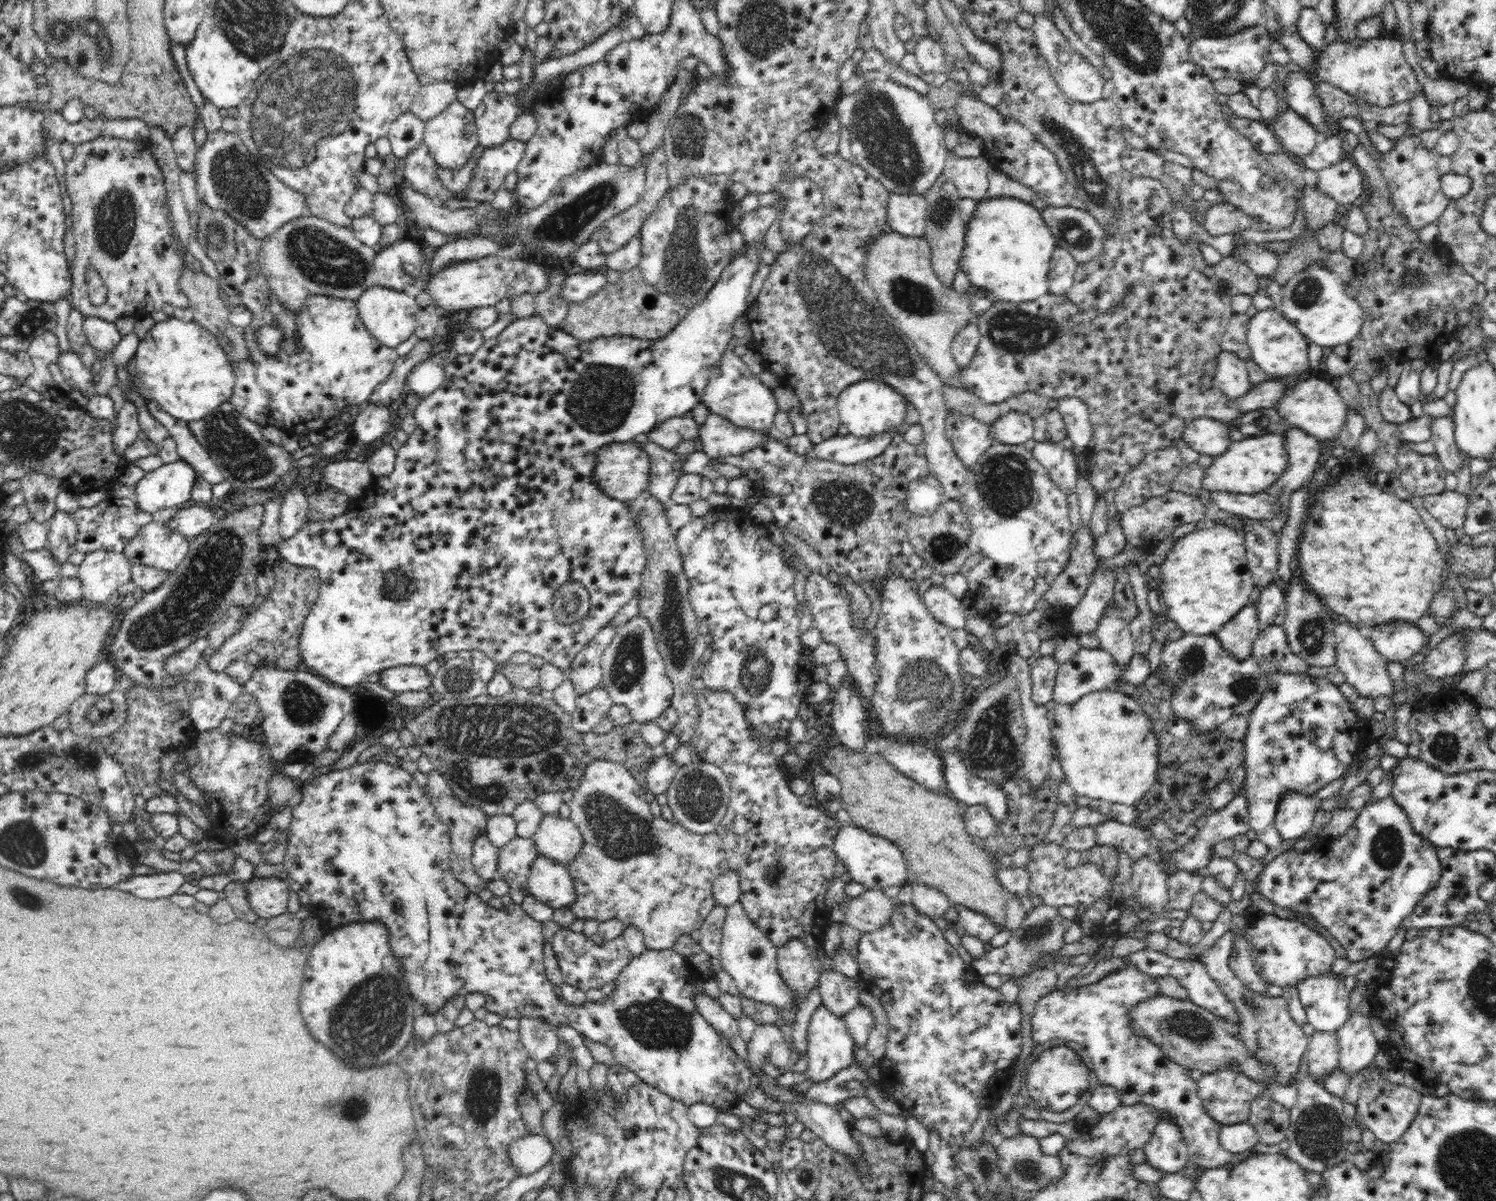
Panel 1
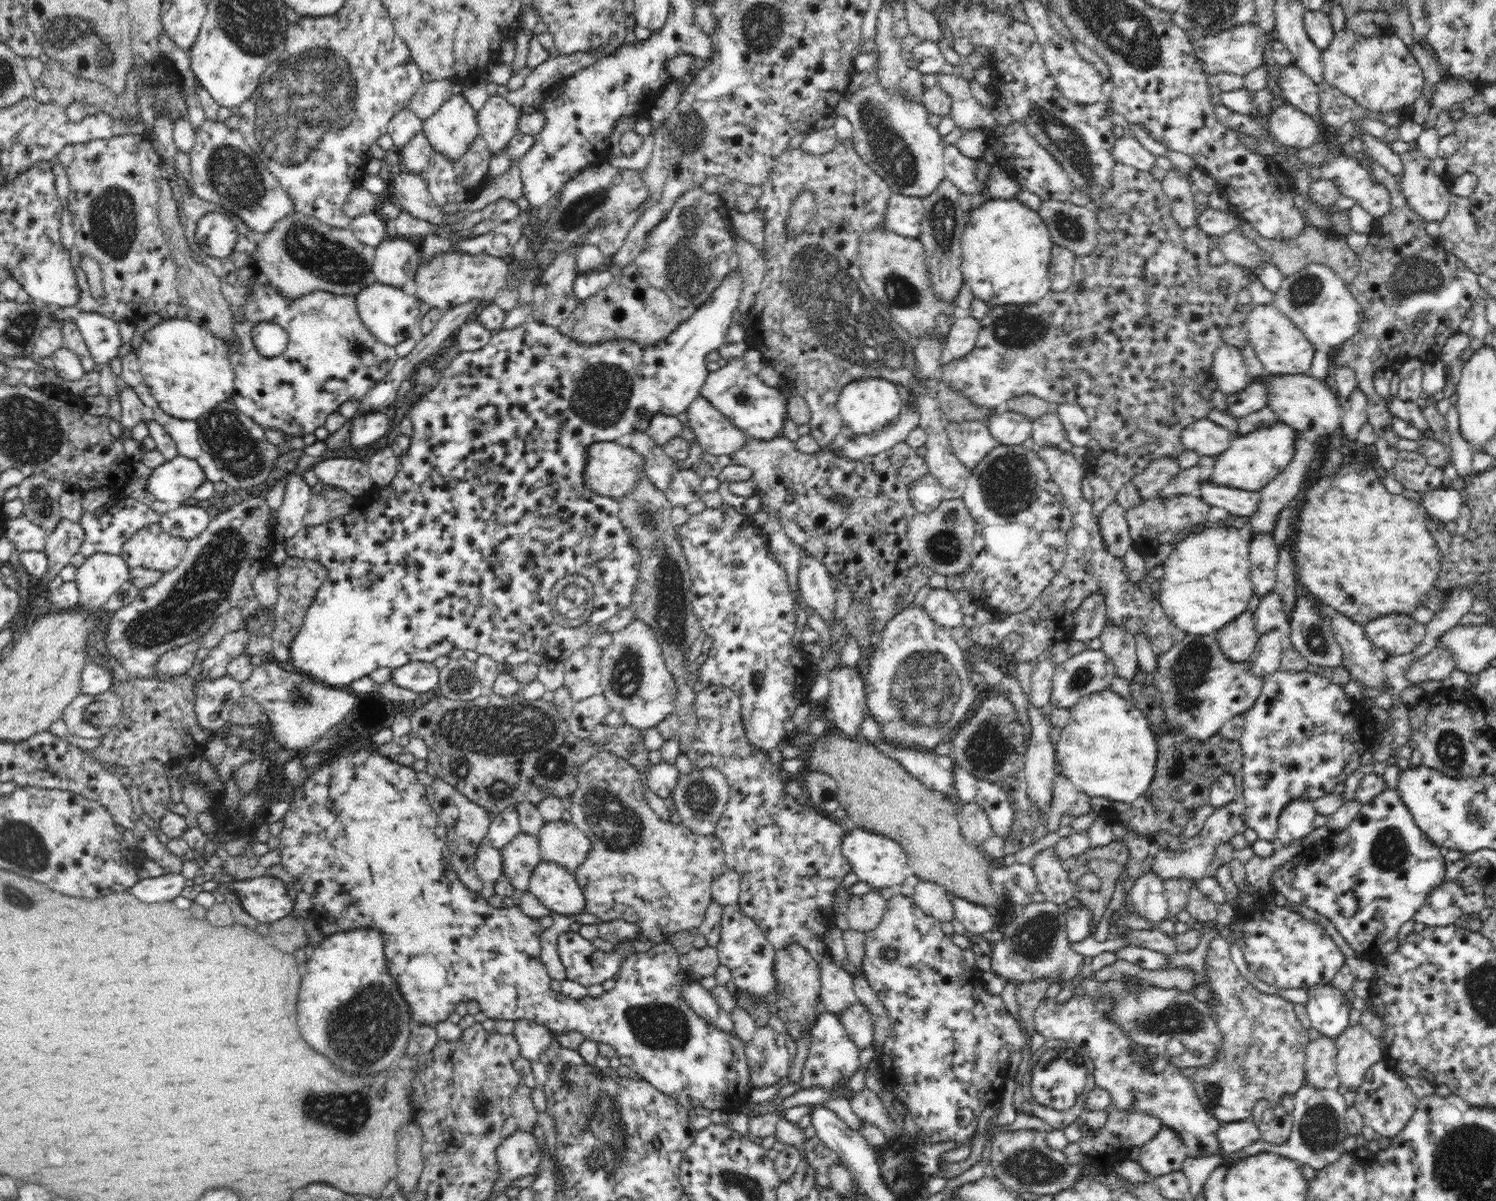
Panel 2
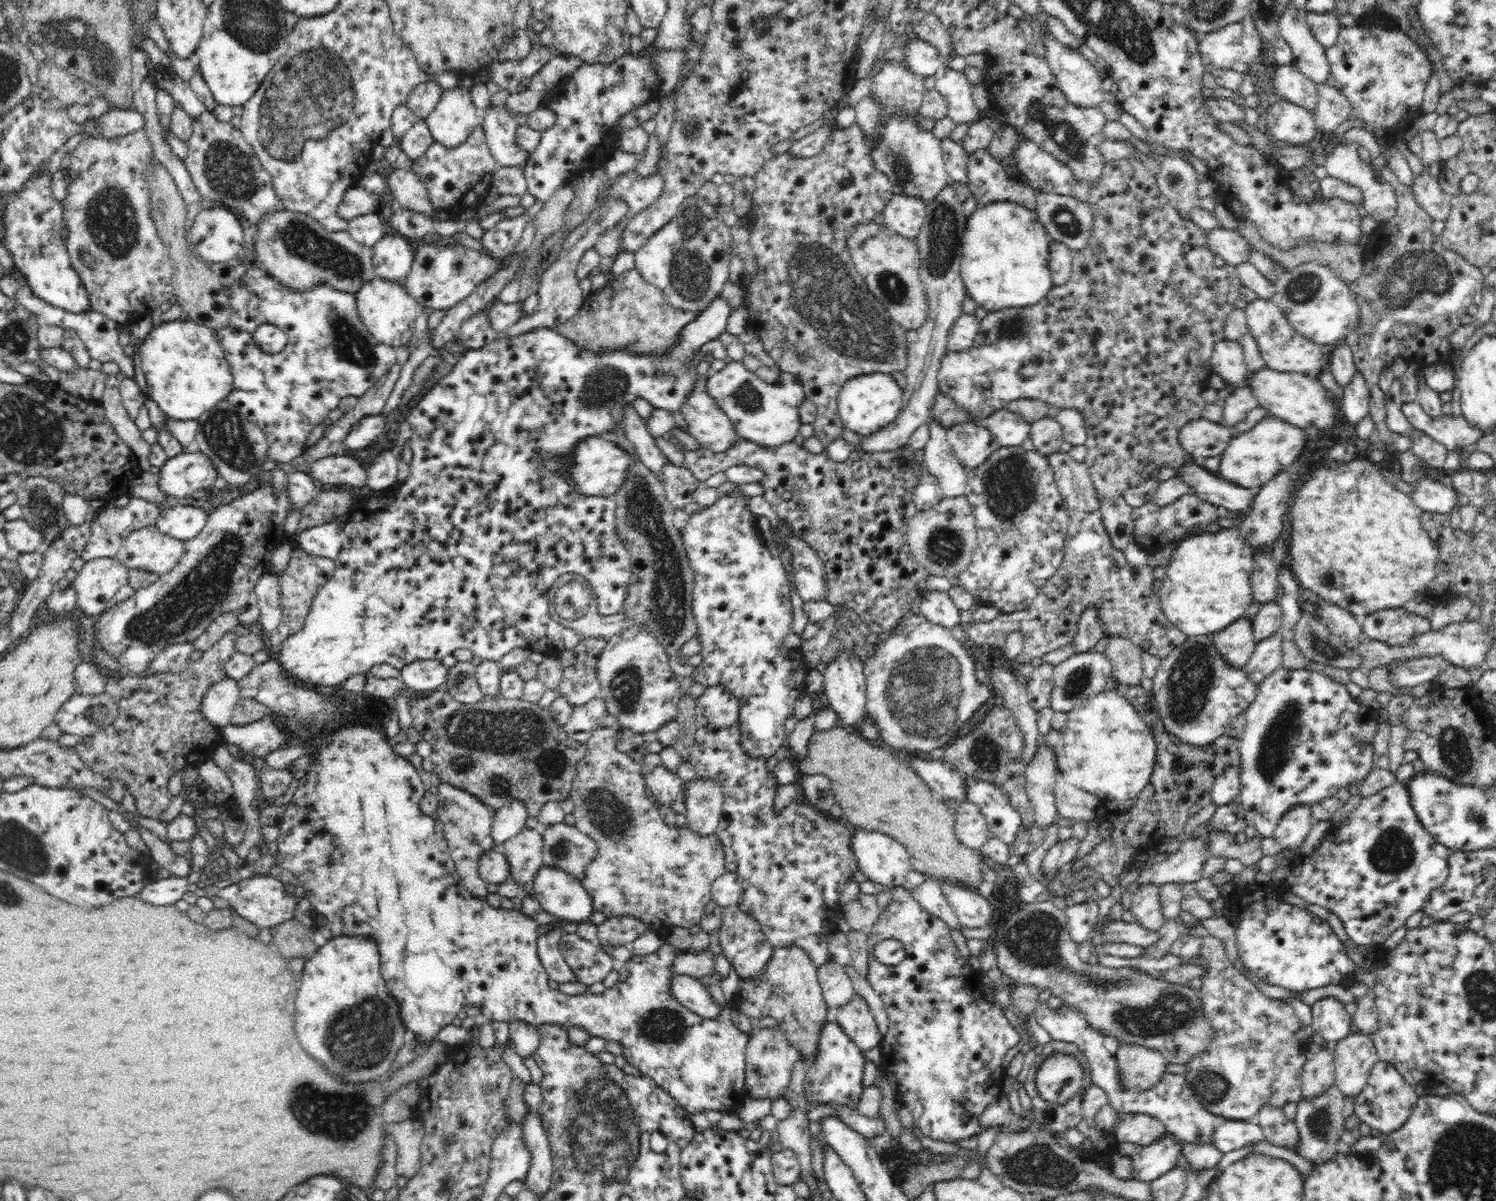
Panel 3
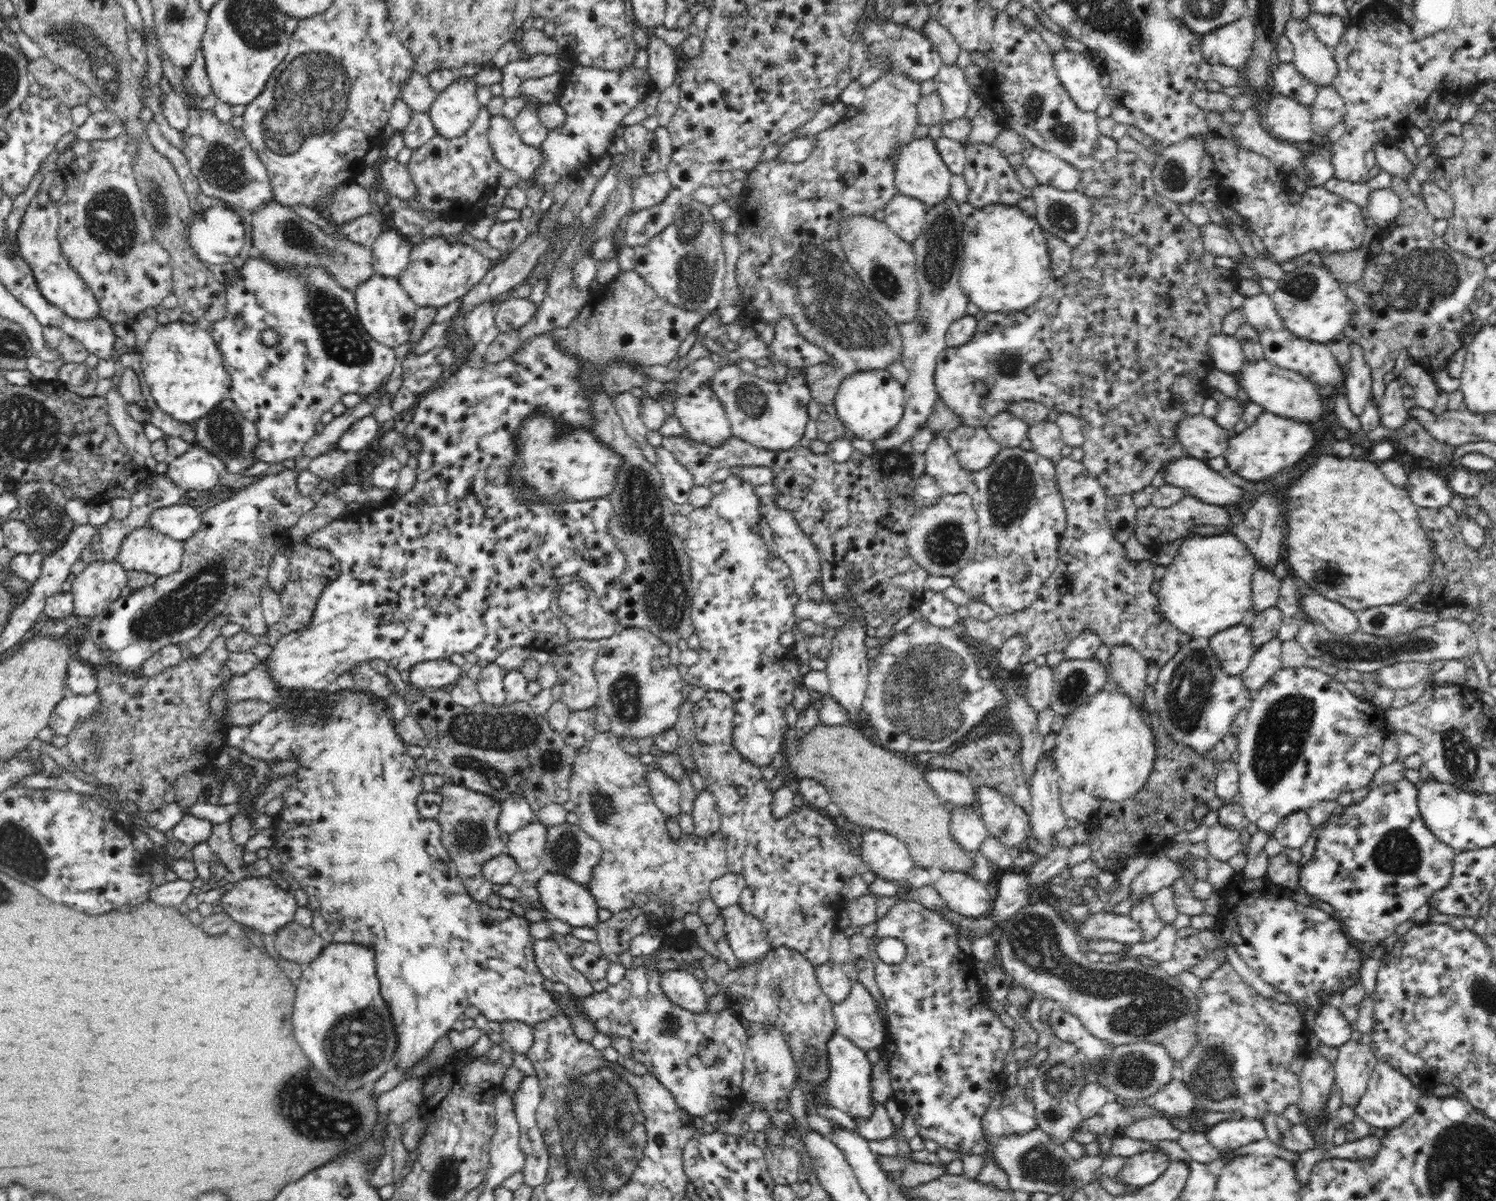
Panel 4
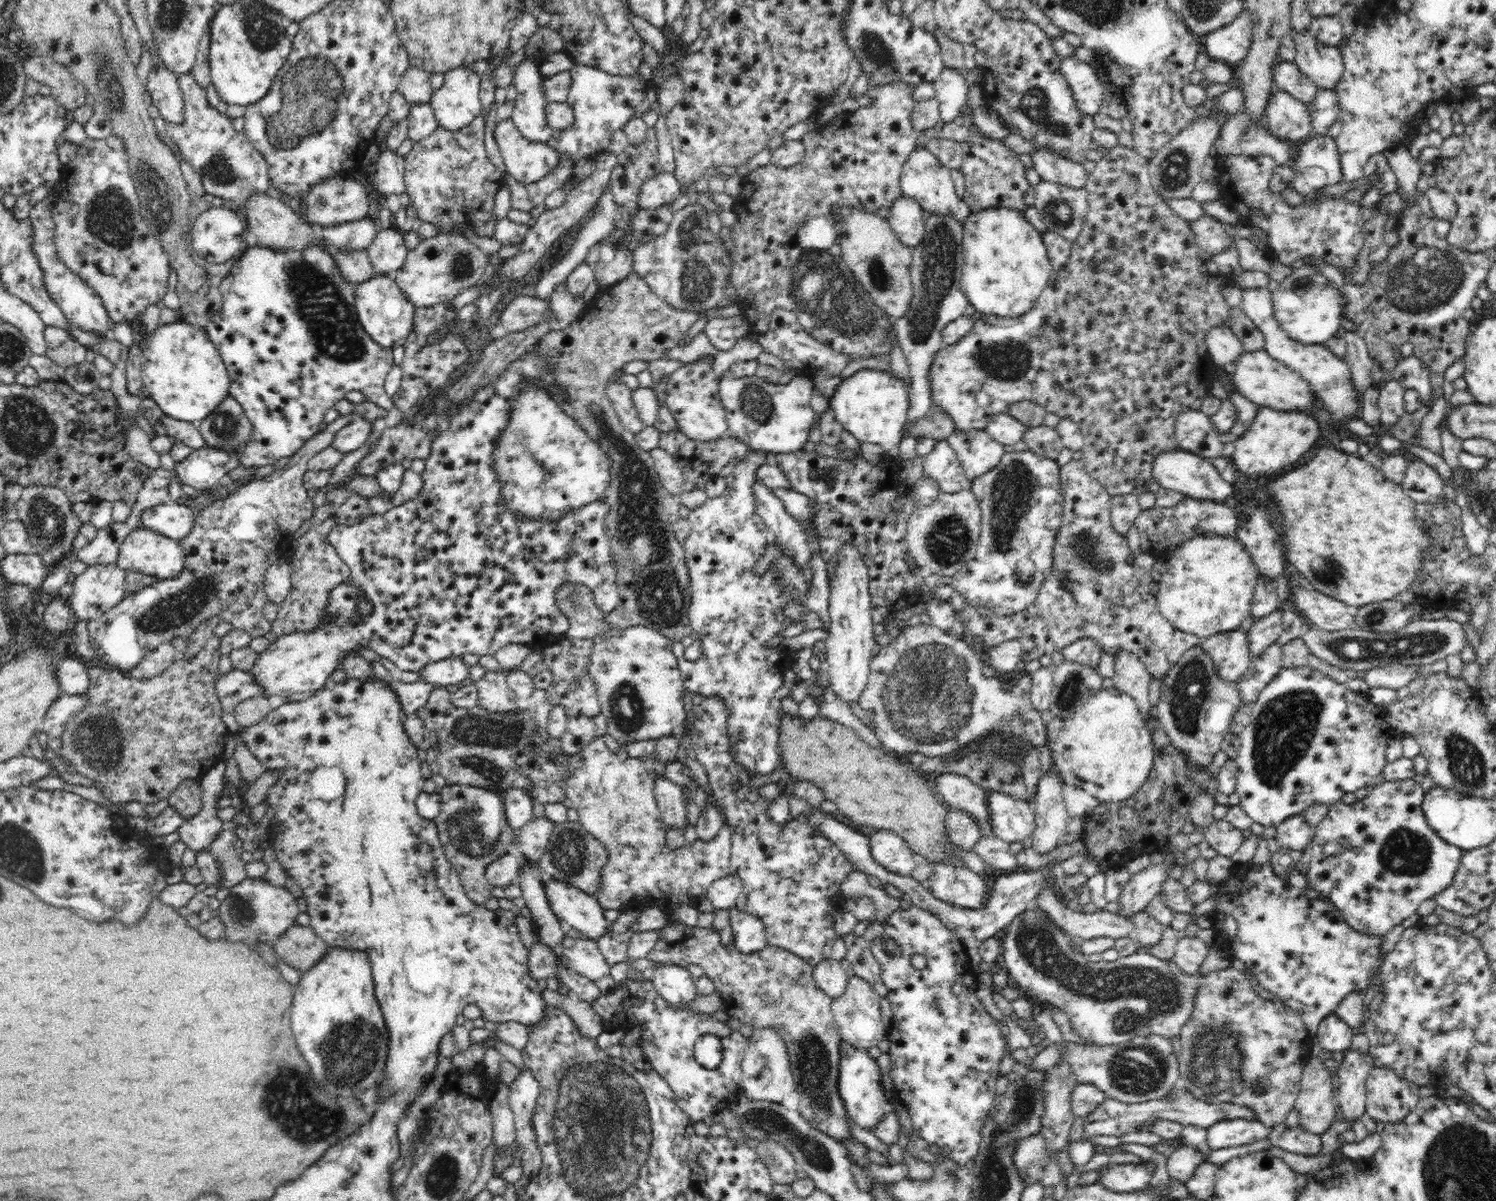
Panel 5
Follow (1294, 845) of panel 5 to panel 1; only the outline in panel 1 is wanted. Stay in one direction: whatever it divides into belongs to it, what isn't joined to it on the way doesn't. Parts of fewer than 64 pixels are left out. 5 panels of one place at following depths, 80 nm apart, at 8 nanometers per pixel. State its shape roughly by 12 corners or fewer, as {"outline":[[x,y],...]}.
{"outline":[[1284,794],[1275,826],[1284,841],[1302,839],[1318,811],[1315,798]]}

